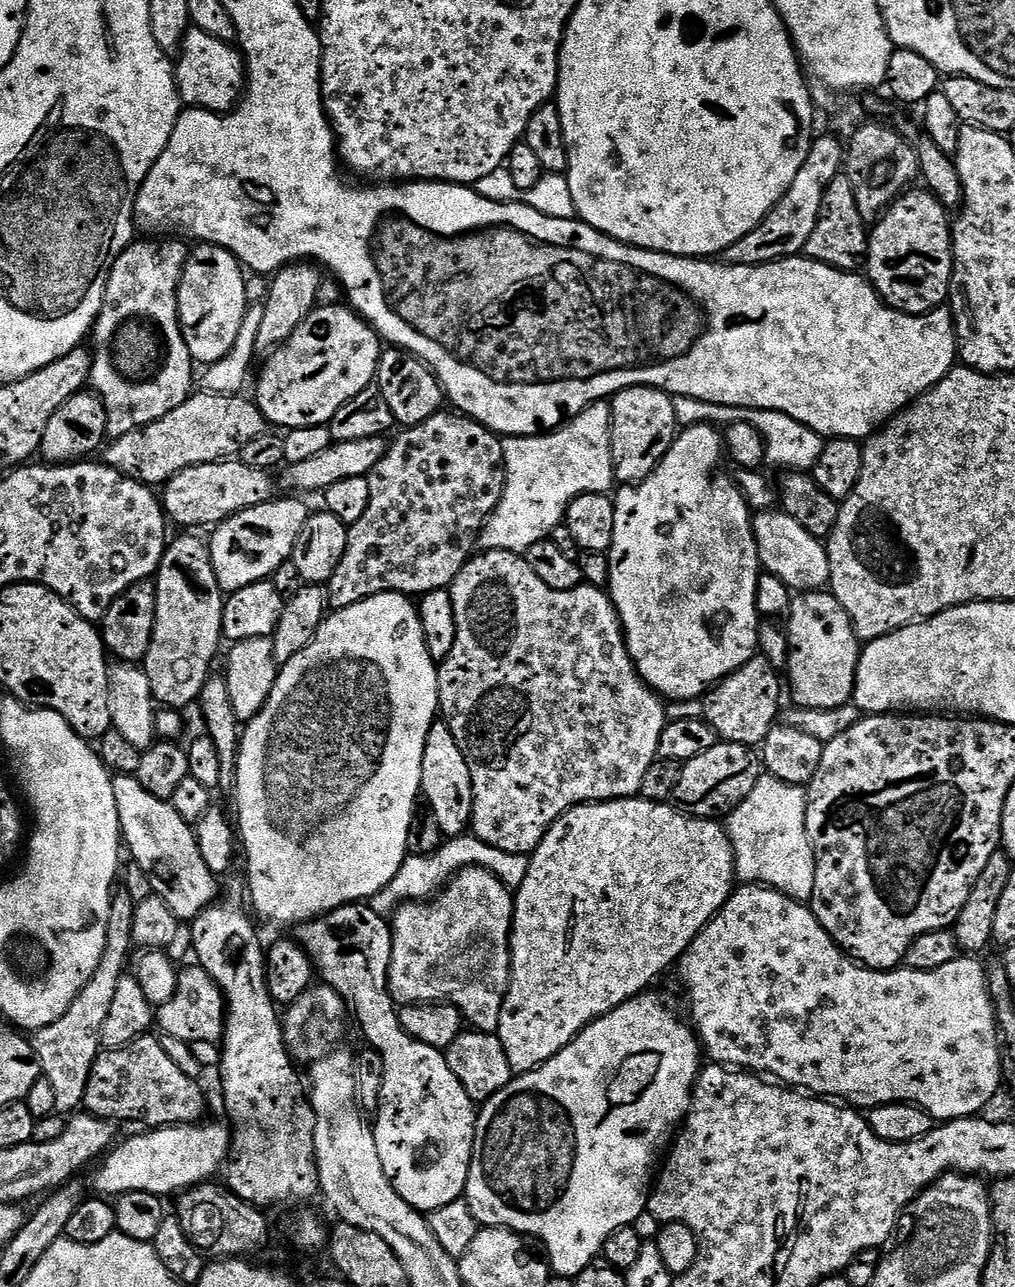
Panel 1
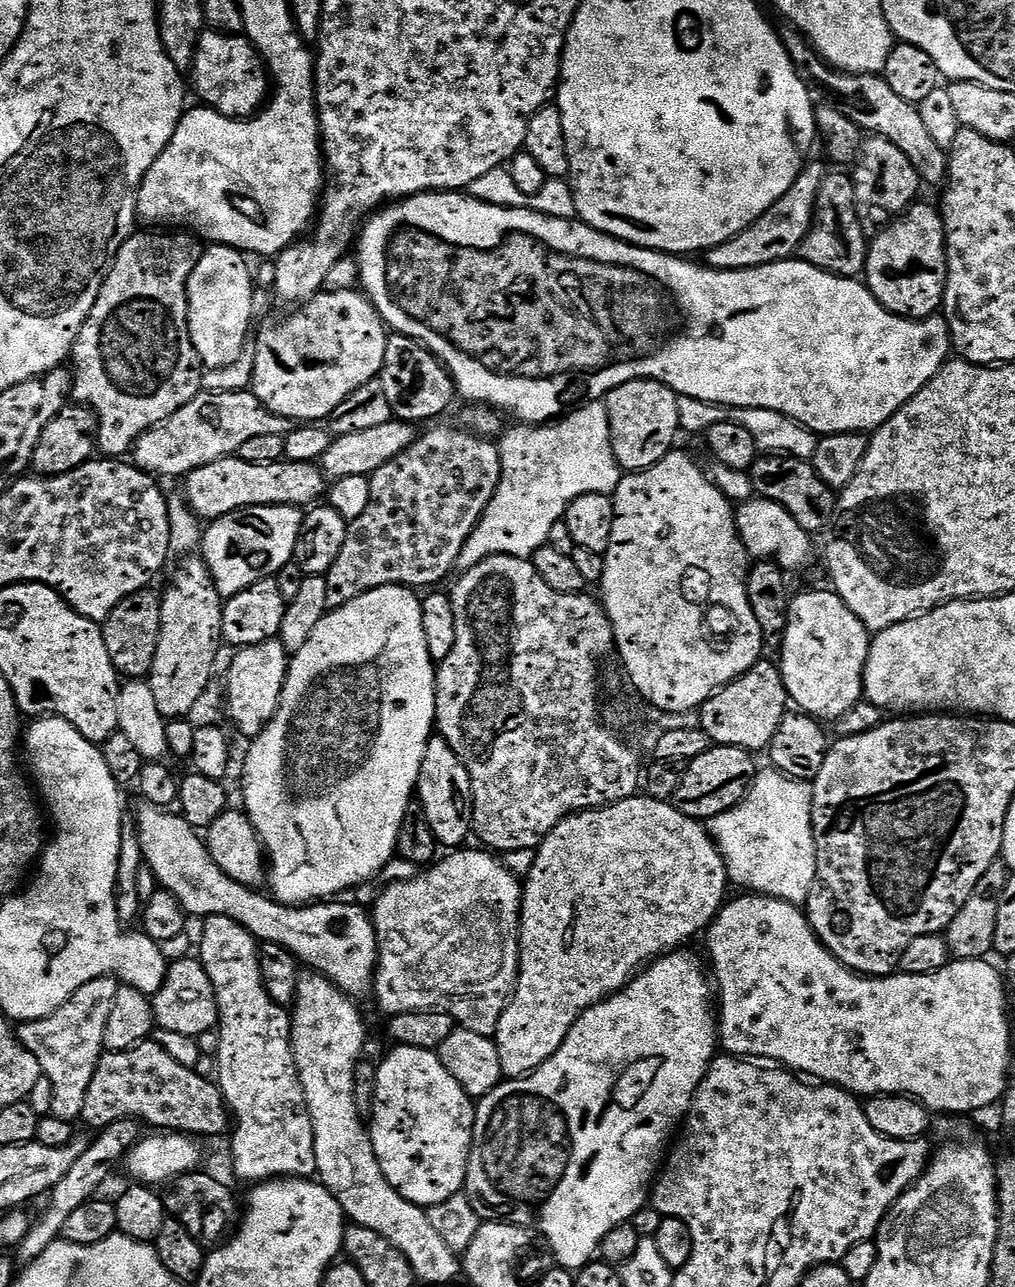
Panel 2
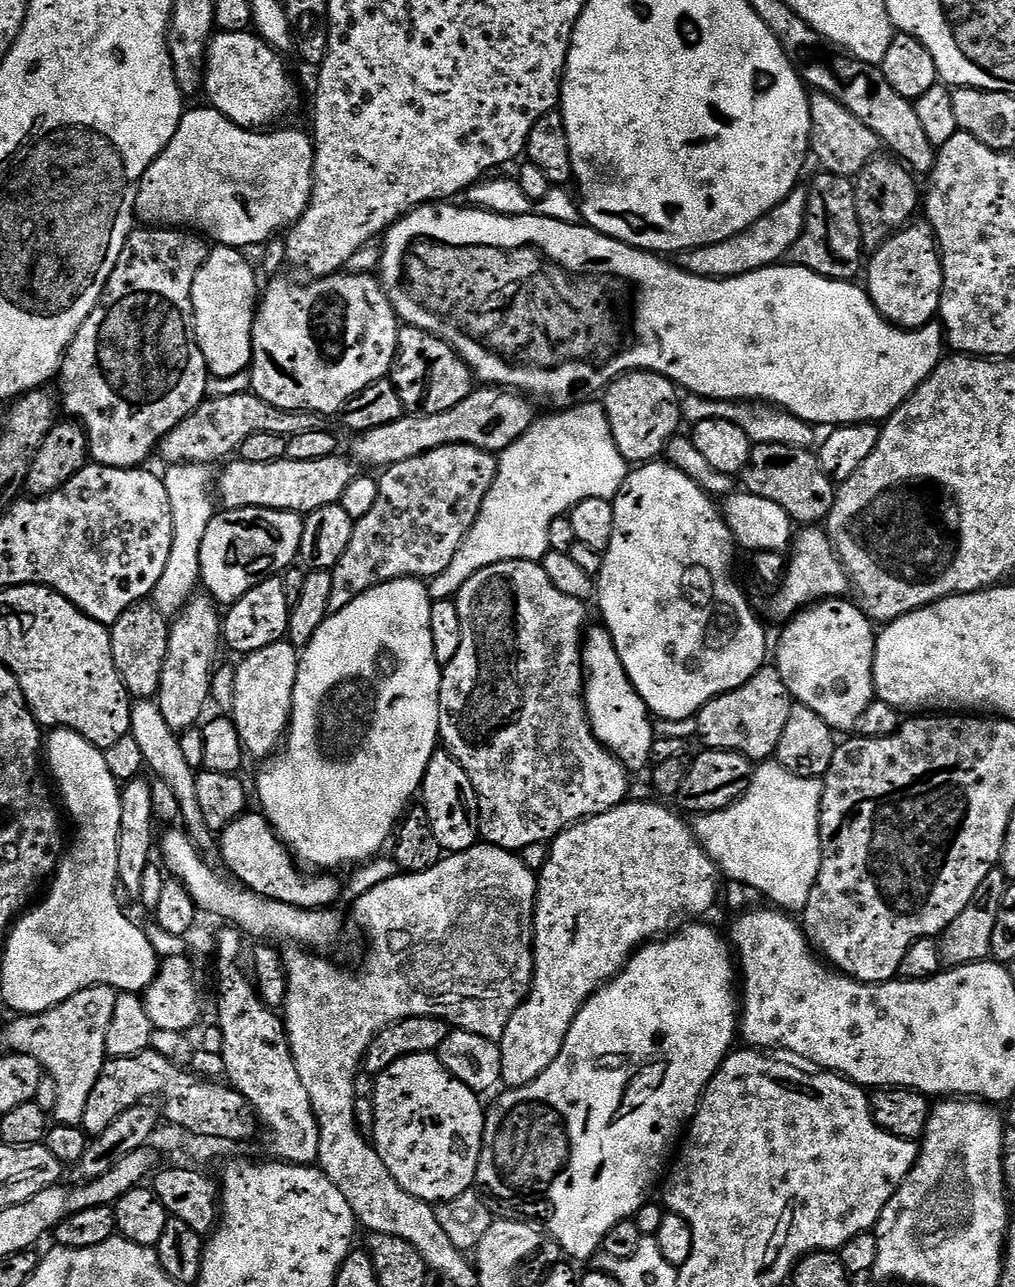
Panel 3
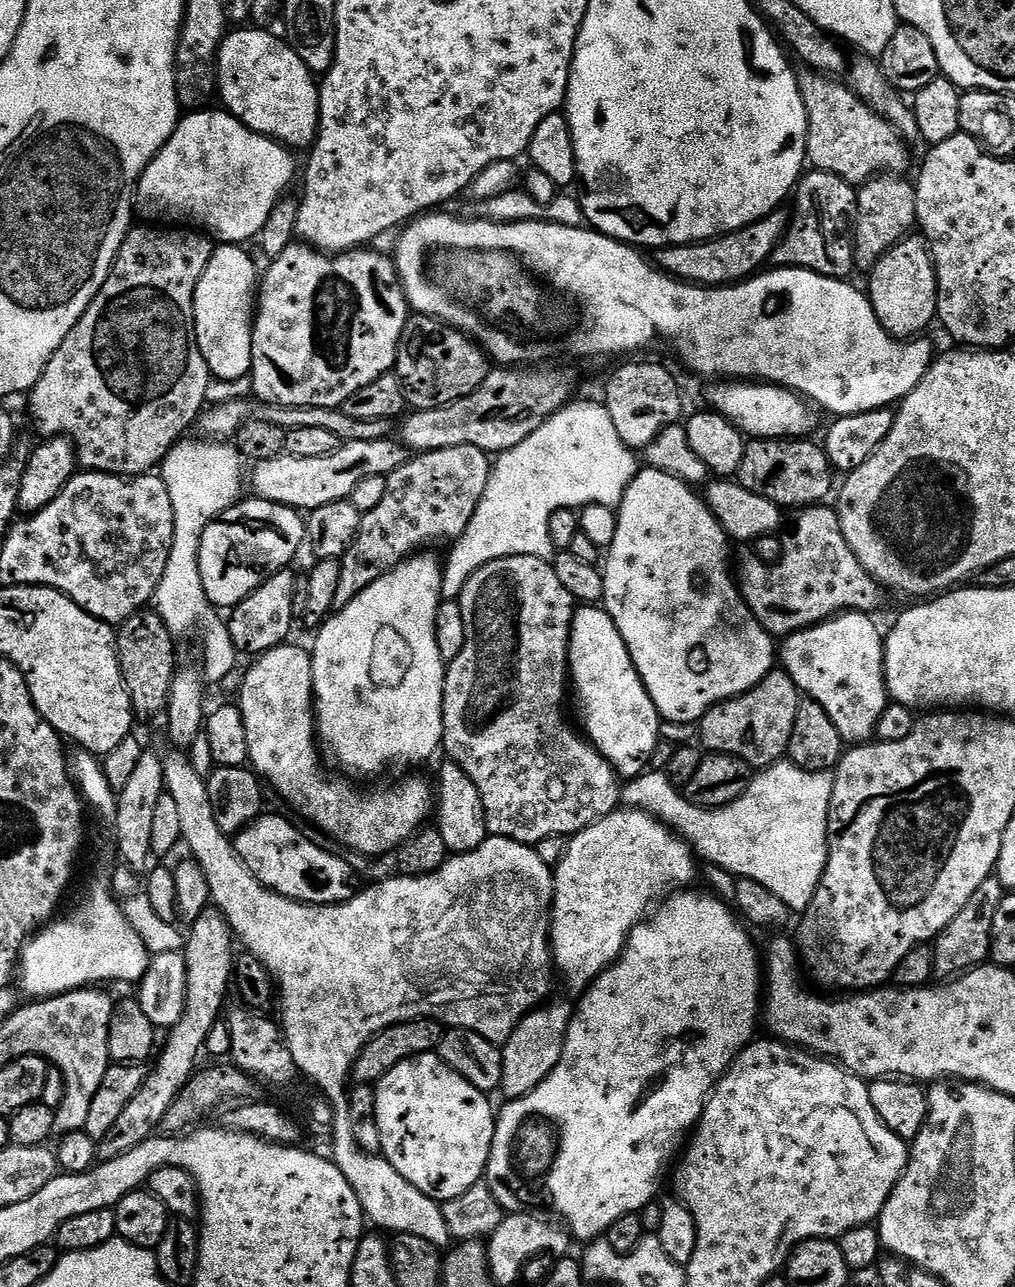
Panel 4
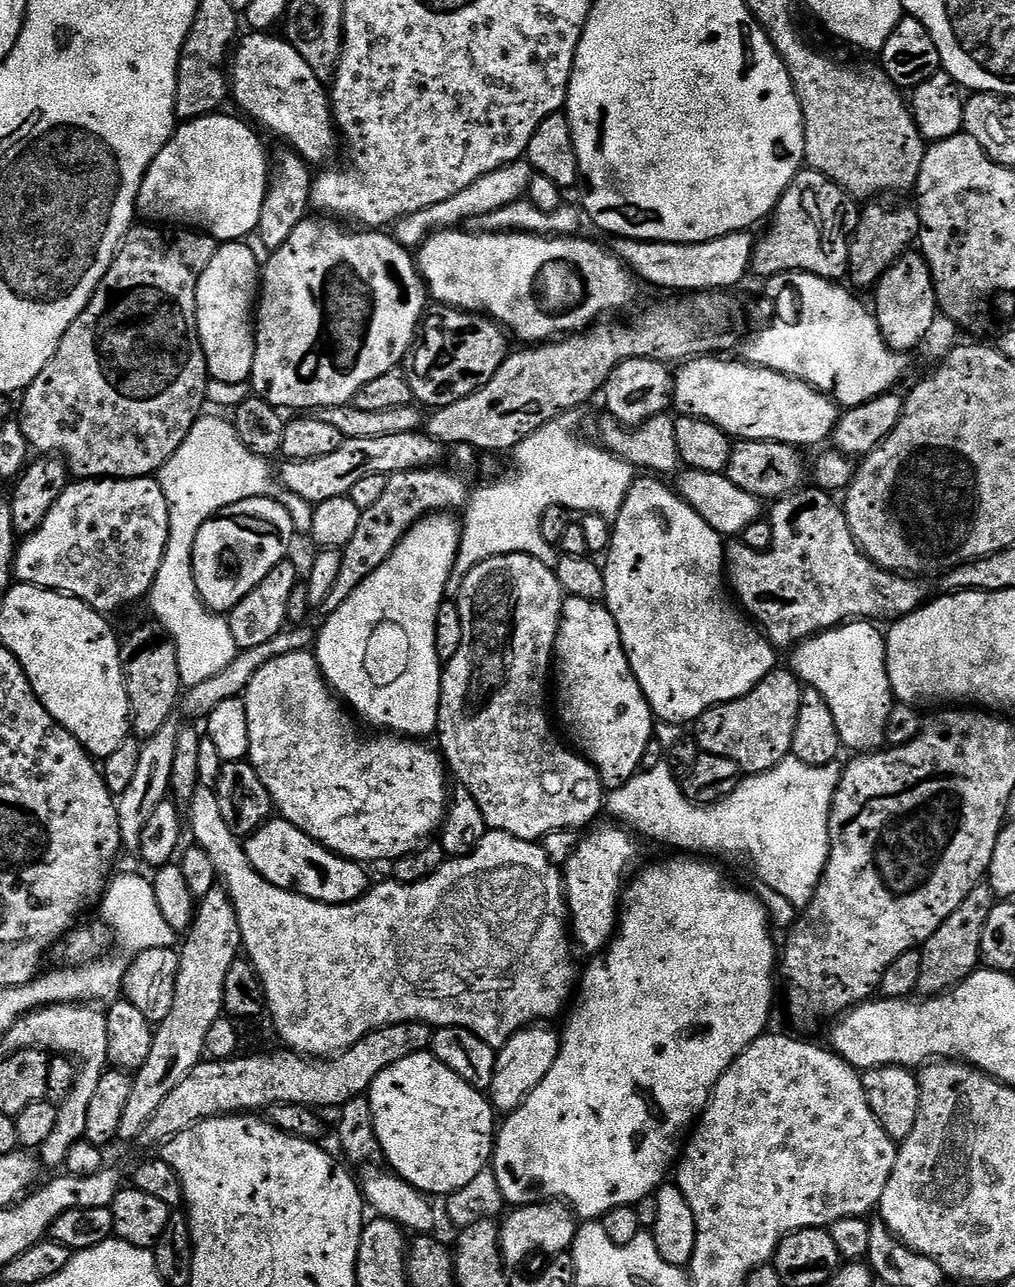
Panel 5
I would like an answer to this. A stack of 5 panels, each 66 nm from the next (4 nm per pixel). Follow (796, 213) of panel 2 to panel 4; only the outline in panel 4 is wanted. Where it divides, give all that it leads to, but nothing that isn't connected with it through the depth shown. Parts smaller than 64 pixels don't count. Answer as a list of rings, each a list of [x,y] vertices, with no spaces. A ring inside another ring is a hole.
[[[777,210],[763,220],[740,228],[737,232],[730,232],[727,236],[718,236],[715,240],[702,240],[698,244],[678,244],[659,249],[655,253],[655,263],[668,275],[683,280],[685,284],[699,284],[702,288],[738,284],[745,278],[757,275],[771,261],[773,252],[784,241],[789,223],[789,213]]]

